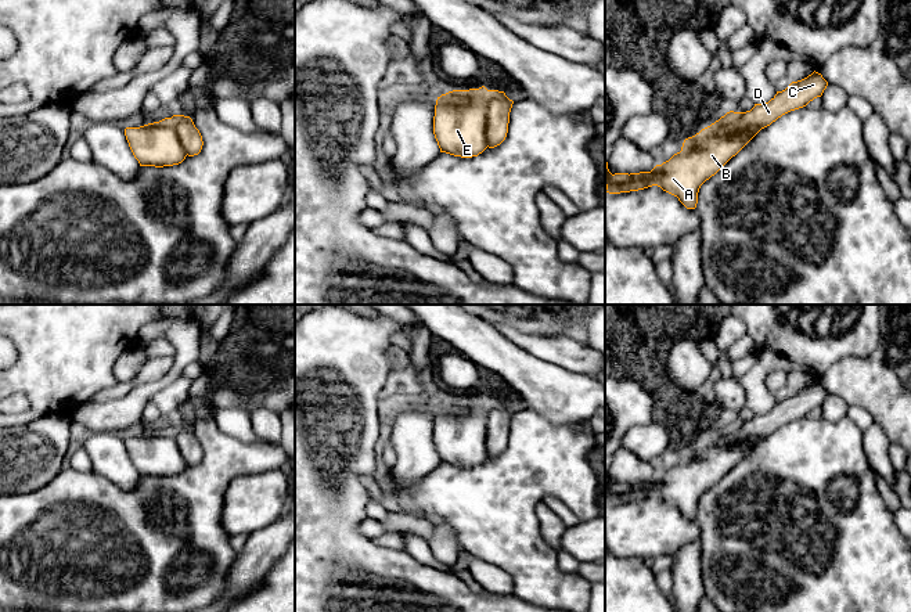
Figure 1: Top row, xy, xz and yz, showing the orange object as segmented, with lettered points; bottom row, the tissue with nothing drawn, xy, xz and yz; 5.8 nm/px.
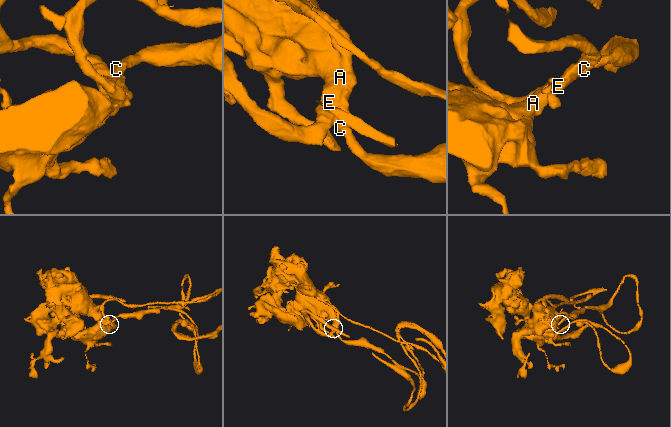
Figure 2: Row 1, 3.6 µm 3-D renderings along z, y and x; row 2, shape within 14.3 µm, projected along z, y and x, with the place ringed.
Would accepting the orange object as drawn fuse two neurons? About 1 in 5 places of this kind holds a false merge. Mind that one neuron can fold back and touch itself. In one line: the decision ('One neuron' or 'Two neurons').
One neuron

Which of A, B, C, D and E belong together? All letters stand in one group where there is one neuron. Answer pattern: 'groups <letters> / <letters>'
groups A B C D E

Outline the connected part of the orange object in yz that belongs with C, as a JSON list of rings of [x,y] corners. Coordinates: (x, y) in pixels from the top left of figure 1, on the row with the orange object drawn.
[[[814,71],[807,78],[792,82],[785,90],[777,91],[777,94],[766,104],[755,104],[755,107],[746,112],[730,111],[695,136],[685,138],[680,152],[674,154],[662,165],[656,165],[651,172],[612,174],[605,158],[605,192],[620,194],[658,186],[663,191],[677,197],[687,209],[695,209],[699,188],[706,180],[714,176],[761,129],[770,126],[782,115],[803,108],[814,98],[821,97],[827,86],[828,82],[822,75]]]

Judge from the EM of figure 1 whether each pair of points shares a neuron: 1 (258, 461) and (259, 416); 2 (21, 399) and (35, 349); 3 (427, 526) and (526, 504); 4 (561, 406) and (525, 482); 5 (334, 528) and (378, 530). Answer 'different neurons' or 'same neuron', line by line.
1: different neurons
2: different neurons
3: different neurons
4: different neurons
5: different neurons

